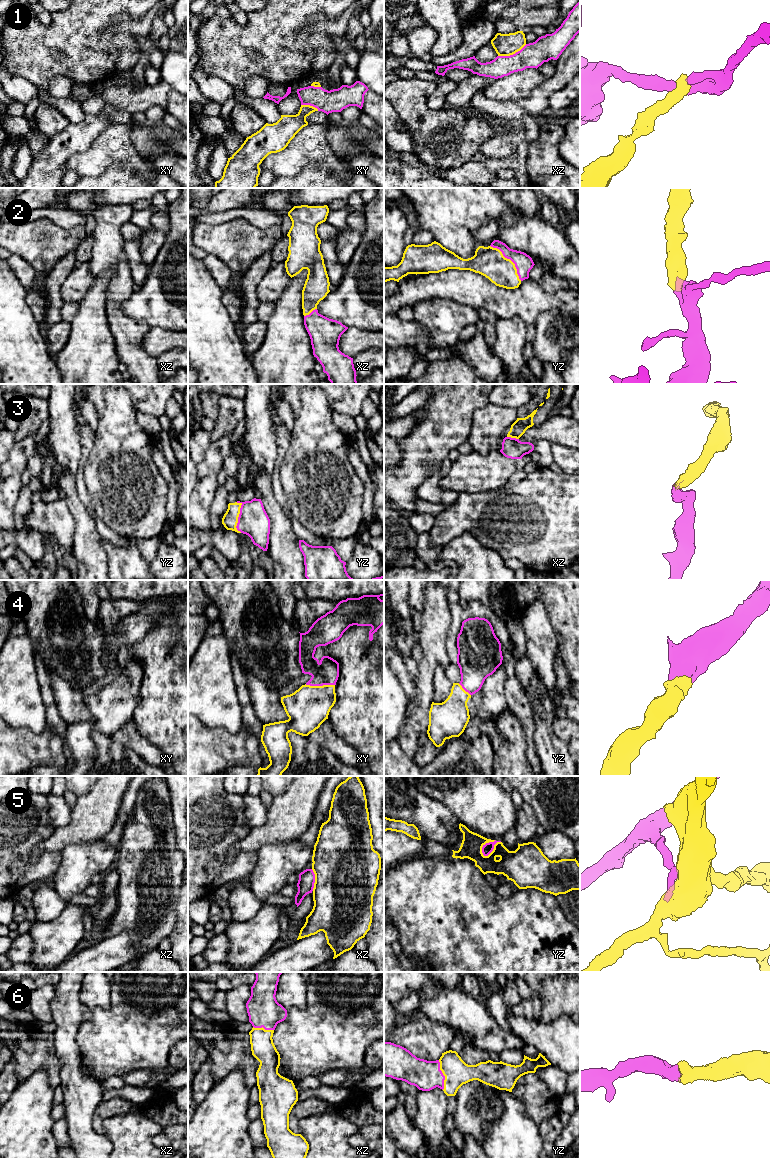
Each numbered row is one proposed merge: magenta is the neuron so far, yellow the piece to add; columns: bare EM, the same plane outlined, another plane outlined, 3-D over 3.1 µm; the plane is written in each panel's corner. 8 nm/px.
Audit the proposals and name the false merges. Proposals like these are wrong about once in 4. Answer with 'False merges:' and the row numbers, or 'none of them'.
False merges: 1, 5

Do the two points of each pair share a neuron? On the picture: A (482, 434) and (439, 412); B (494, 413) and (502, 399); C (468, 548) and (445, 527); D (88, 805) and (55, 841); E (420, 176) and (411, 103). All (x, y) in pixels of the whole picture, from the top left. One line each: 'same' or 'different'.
A: different
B: different
C: different
D: same
E: different

